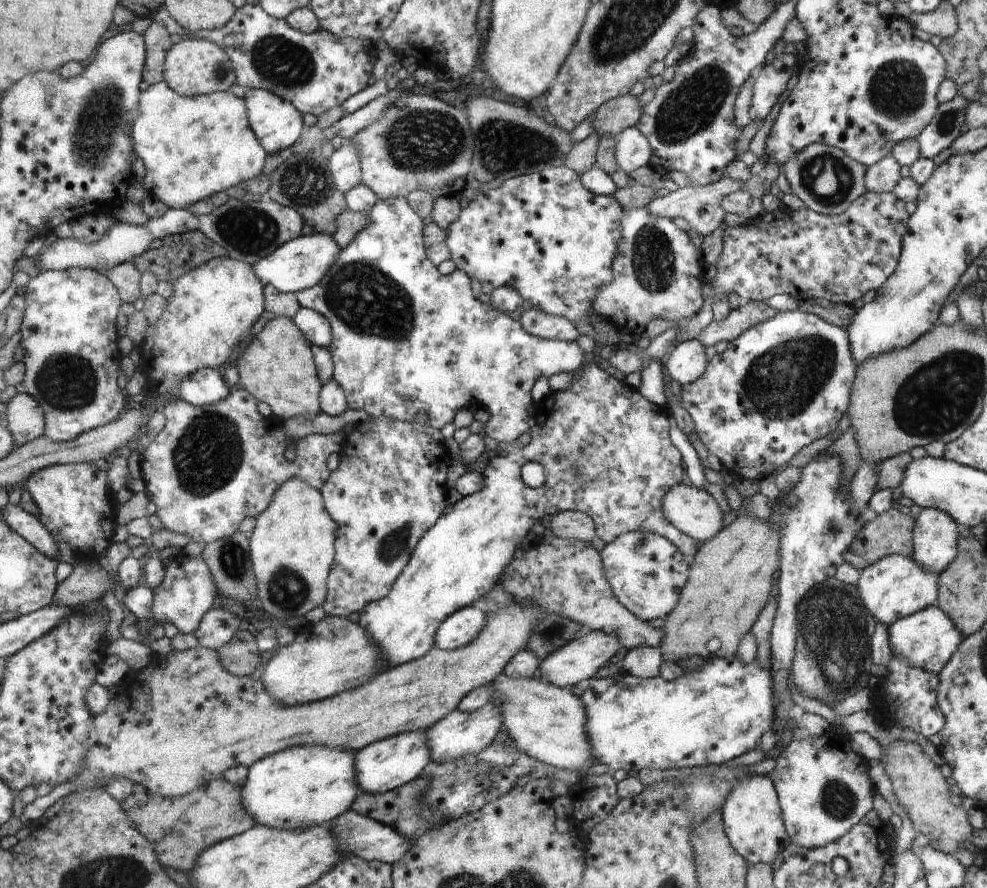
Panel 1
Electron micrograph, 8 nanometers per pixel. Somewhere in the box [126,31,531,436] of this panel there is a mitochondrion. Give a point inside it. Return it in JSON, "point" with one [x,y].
{"point":[369,302]}

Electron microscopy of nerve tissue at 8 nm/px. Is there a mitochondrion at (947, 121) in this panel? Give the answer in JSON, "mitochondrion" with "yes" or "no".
{"mitochondrion":"yes"}

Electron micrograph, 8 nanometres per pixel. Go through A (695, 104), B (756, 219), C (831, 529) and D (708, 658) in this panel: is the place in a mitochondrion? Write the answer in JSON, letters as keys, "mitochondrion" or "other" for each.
{"A":"mitochondrion","B":"other","C":"mitochondrion","D":"other"}

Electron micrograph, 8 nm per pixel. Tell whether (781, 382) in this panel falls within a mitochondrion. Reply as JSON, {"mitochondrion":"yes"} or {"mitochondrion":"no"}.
{"mitochondrion":"yes"}

